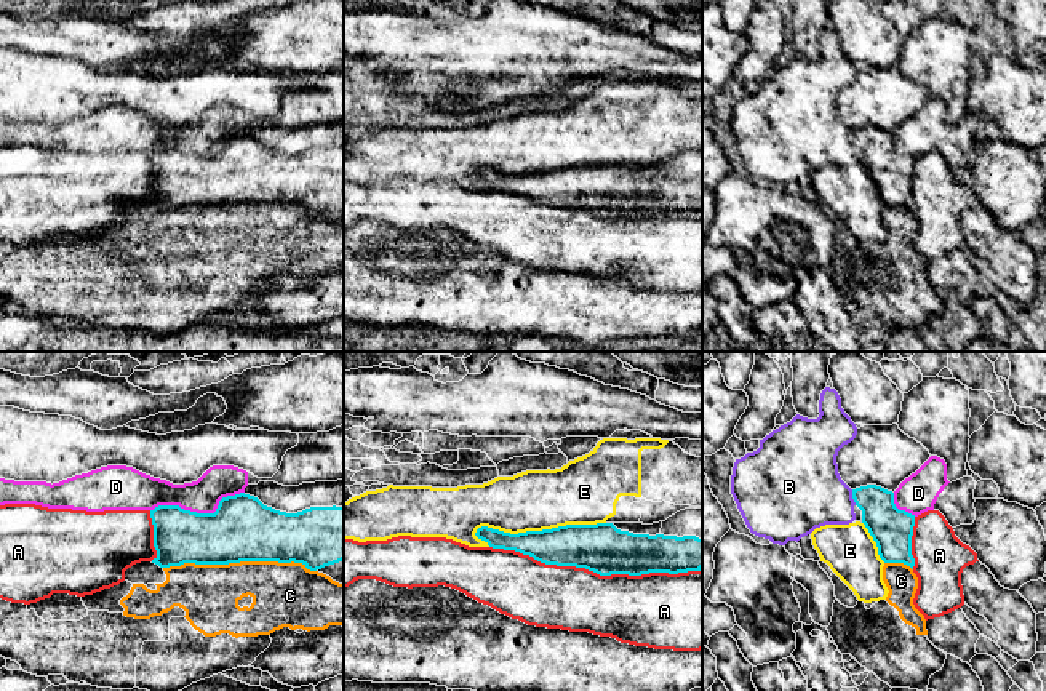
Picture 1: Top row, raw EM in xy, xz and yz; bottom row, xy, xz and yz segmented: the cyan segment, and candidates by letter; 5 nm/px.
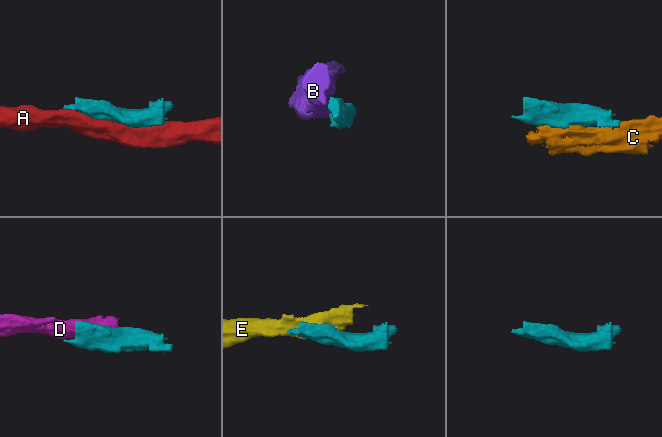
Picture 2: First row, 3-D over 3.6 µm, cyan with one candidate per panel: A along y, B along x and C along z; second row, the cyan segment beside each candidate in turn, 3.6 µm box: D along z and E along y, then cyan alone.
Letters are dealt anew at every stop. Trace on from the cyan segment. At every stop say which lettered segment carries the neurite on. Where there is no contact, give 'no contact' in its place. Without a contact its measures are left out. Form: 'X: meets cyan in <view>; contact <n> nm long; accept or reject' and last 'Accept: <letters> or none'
A: meets cyan in xz; contact 1050 nm long; reject
B: meets cyan in yz; contact 80 nm long; reject
C: meets cyan in xy; contact 750 nm long; reject
D: meets cyan in xy; contact 480 nm long; reject
E: meets cyan in xz; contact 650 nm long; reject
Accept: none

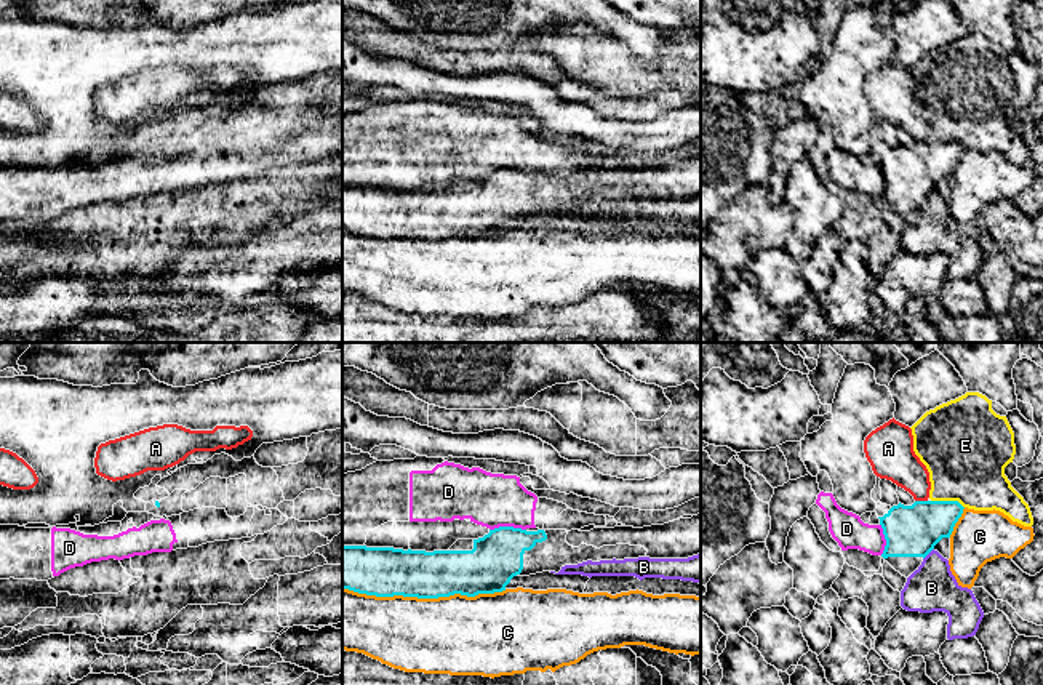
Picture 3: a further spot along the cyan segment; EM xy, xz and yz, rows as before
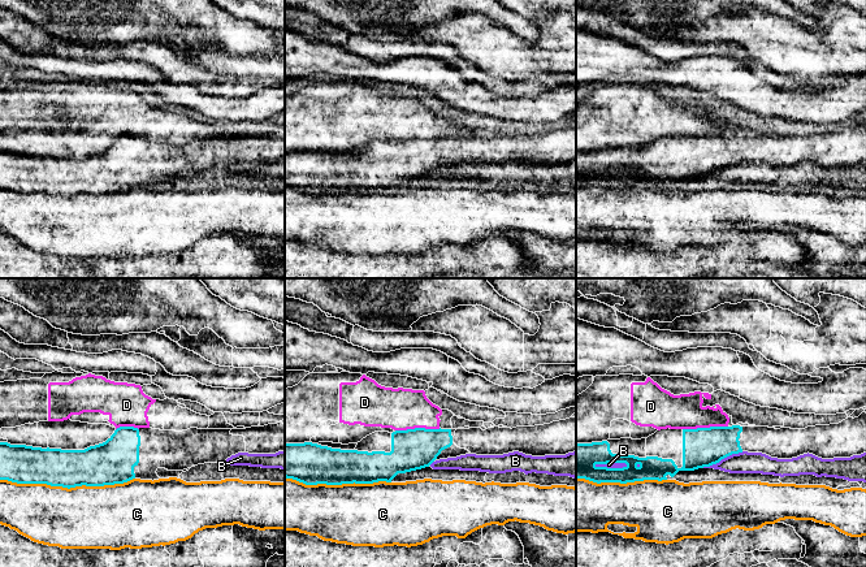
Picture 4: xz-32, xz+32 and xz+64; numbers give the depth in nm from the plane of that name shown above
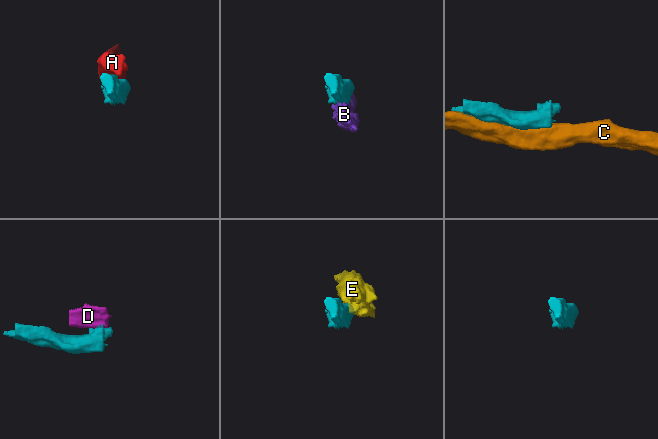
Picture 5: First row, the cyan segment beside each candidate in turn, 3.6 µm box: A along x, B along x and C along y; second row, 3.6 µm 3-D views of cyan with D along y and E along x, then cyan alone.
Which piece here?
A: meets cyan in yz; contact 60 nm long; reject
B: meets cyan in yz; contact 80 nm long; reject
C: meets cyan in xz; contact 800 nm long; reject
D: meets cyan in xz; contact 180 nm long; reject
E: meets cyan in yz; contact 170 nm long; reject
Accept: none

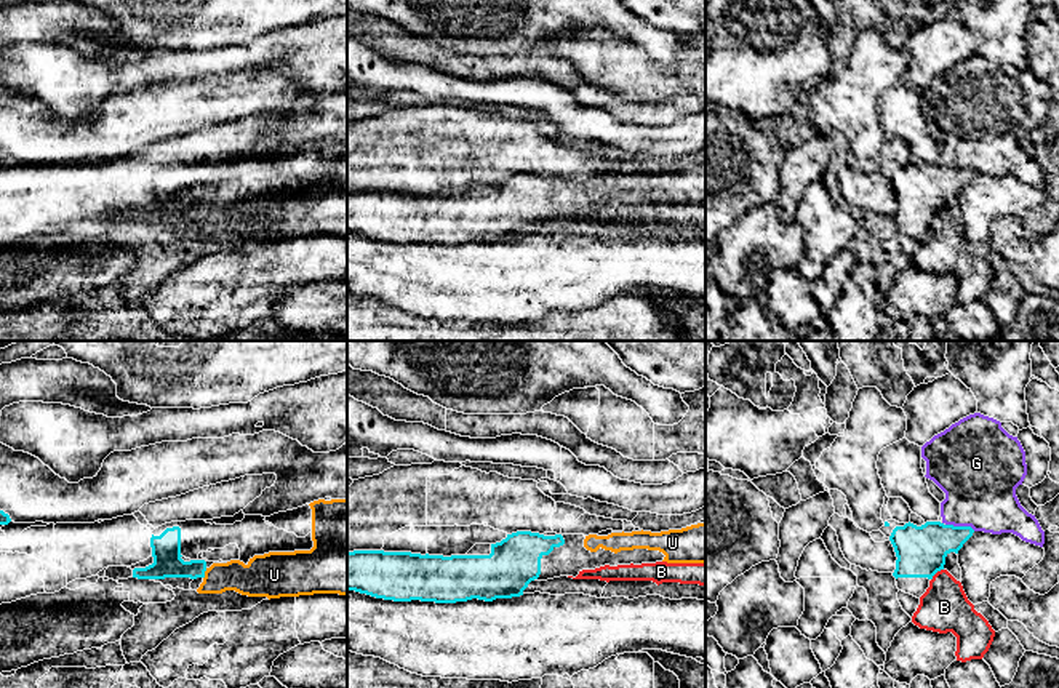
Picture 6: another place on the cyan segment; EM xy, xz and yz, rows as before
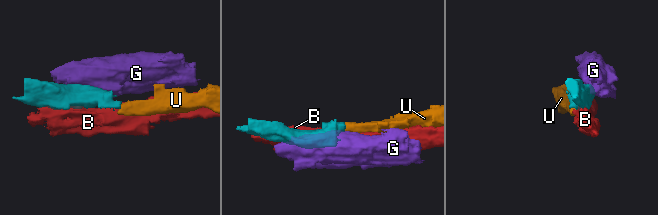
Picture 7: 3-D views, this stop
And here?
B: meets cyan in yz; contact 90 nm long; reject
G: meets cyan in yz; contact 160 nm long; reject
U: meets cyan in xy; contact 60 nm long; accept
Accept: U

